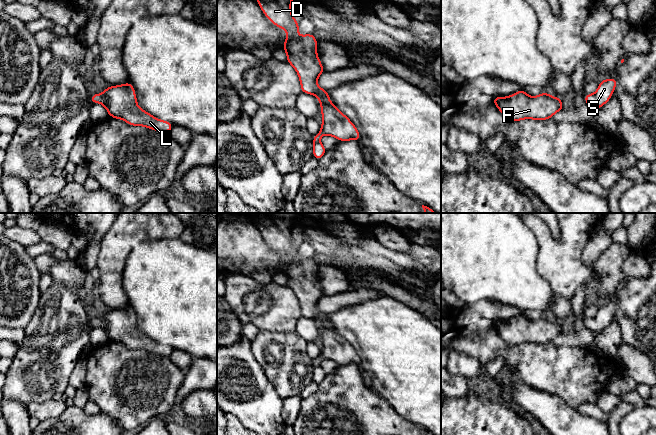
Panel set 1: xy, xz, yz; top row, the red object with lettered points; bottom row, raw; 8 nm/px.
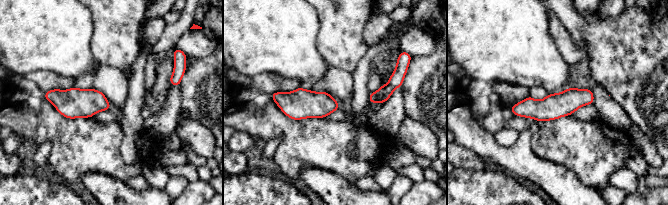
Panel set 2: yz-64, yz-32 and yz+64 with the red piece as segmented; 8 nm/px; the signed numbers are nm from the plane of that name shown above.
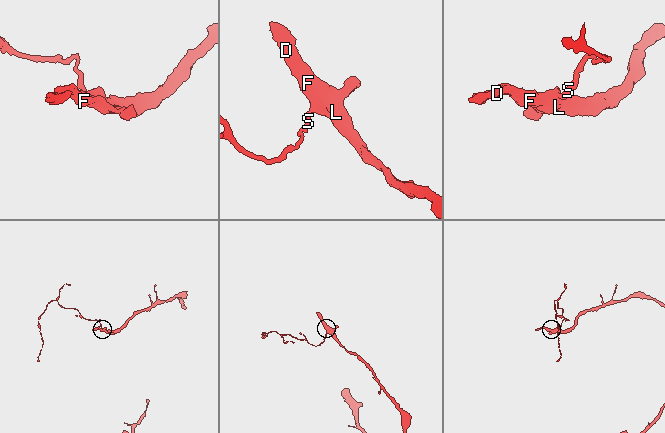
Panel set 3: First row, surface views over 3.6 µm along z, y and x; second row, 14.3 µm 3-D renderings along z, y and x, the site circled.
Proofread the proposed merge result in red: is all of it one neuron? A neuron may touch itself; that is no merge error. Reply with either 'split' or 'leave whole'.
leave whole

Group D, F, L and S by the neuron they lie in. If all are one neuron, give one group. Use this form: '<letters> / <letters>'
D F L S

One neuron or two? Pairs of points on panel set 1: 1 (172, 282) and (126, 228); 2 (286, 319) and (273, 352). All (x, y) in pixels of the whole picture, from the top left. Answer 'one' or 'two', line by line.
1: two
2: two

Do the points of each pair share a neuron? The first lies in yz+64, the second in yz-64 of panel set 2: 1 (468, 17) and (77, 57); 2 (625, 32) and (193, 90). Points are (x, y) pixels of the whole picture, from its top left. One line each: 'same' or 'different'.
1: same
2: same

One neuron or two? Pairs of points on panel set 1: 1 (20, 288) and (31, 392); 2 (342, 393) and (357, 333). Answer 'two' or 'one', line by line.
1: two
2: two

